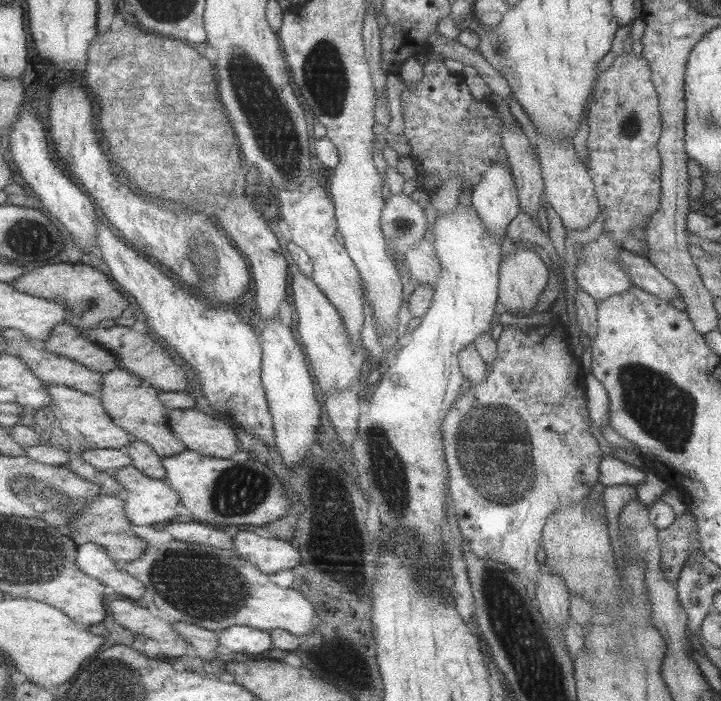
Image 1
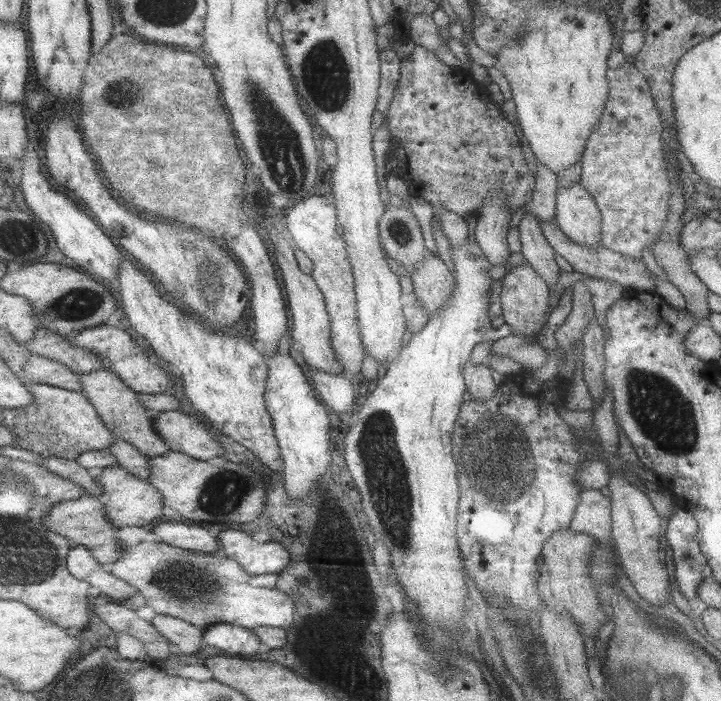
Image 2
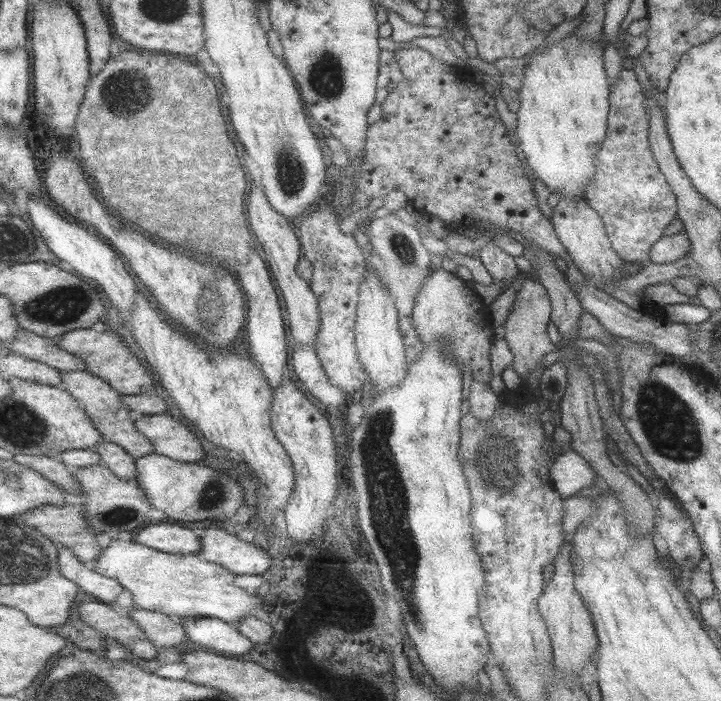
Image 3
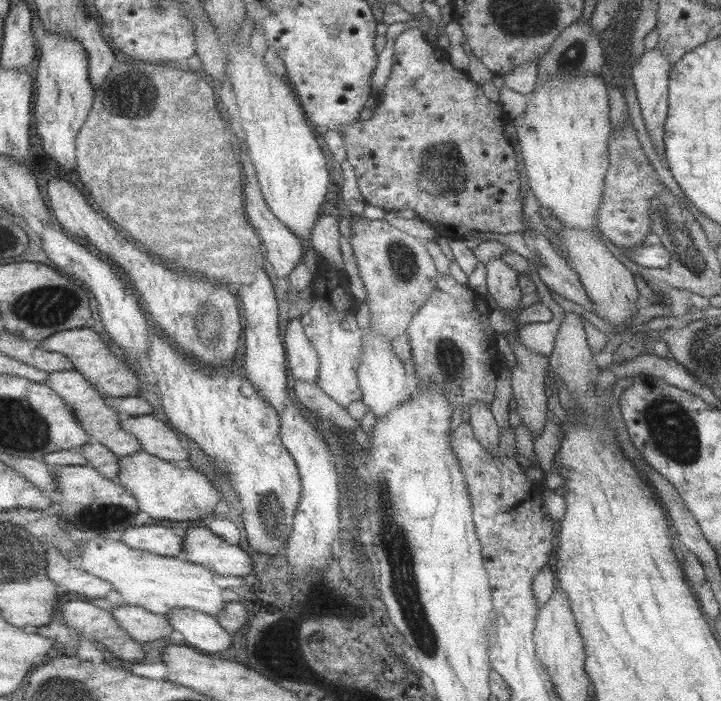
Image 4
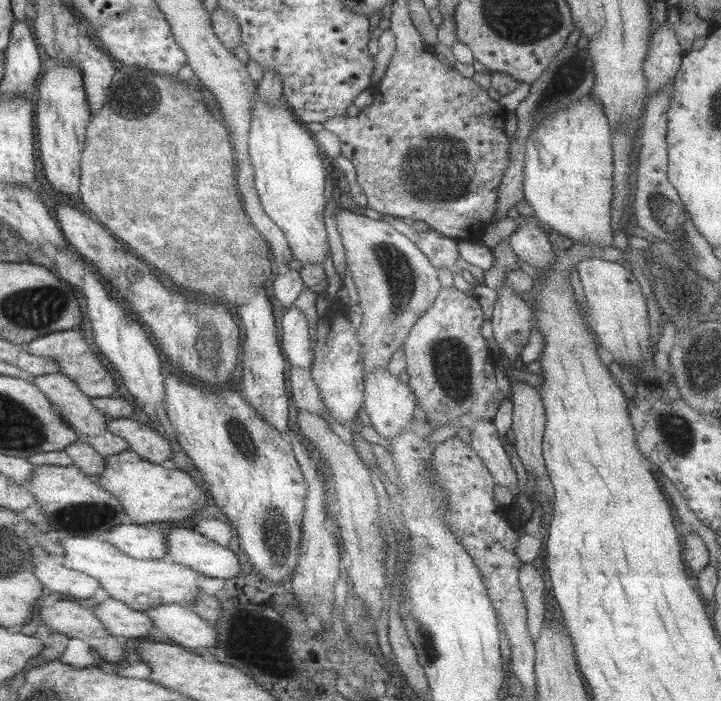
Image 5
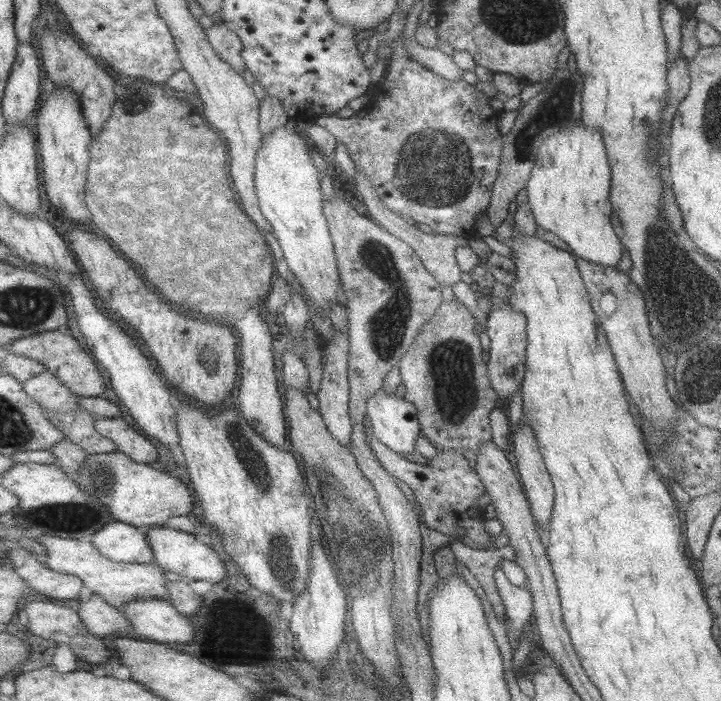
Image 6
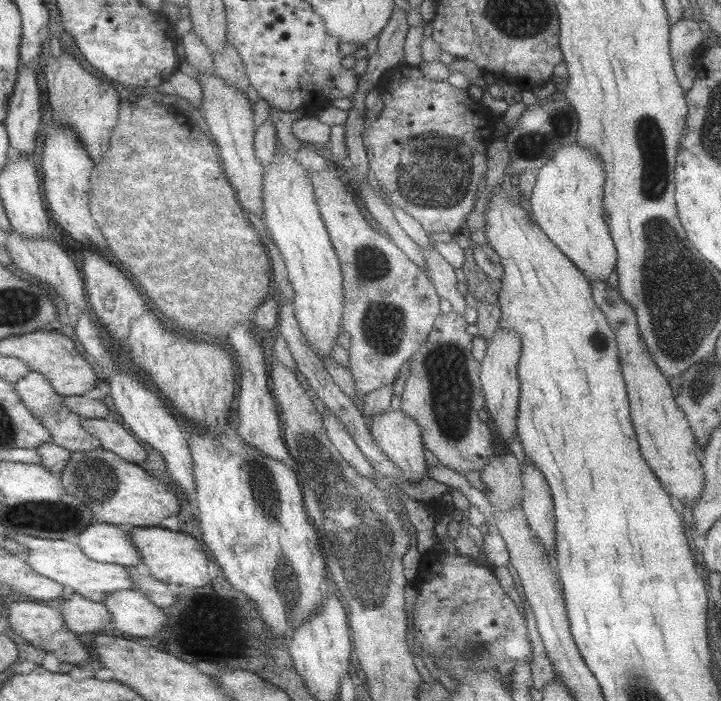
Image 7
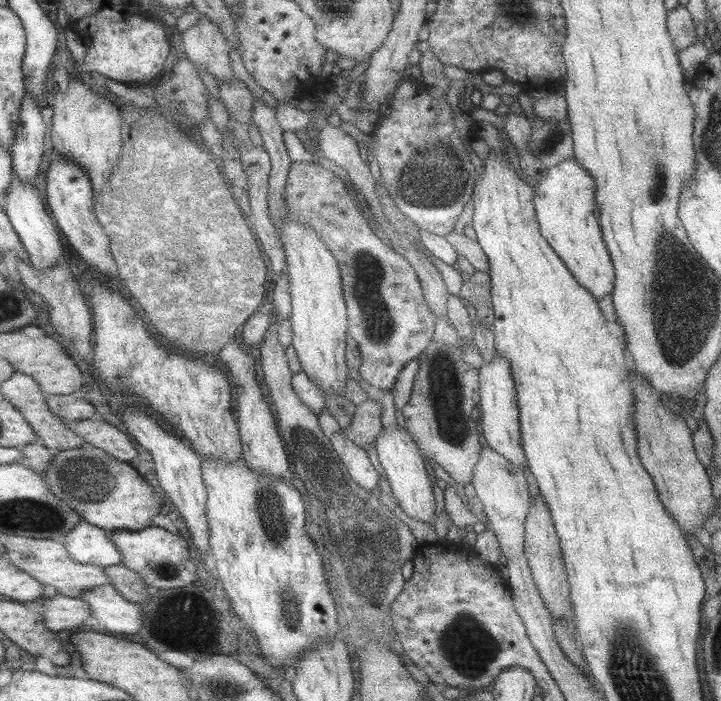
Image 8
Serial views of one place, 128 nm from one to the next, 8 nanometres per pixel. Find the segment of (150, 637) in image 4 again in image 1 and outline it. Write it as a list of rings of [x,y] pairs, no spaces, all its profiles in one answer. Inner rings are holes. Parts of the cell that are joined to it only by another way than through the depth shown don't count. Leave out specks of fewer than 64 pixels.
[[[174,622],[174,627],[198,650],[198,664],[214,660],[220,648],[220,633],[197,624]]]

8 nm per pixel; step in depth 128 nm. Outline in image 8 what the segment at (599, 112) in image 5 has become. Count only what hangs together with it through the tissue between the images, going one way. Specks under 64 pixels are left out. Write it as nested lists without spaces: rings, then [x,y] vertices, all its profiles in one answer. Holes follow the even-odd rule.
[[[572,157],[550,167],[548,175],[535,185],[533,201],[542,236],[562,261],[568,265],[568,269],[572,271],[576,281],[584,286],[598,301],[613,293],[615,284],[614,265],[610,258],[610,251],[608,251],[608,247],[606,247],[606,243],[602,238],[603,234],[598,216],[594,214],[594,210],[598,205],[595,199],[596,181],[594,181],[594,177],[588,173],[588,170],[580,167],[576,163],[576,159]]]

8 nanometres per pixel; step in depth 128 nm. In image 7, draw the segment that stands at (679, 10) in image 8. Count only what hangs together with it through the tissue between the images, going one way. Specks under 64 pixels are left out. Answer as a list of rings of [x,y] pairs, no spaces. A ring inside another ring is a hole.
[[[698,16],[680,18],[669,29],[670,52],[674,60],[676,79],[681,90],[688,92],[697,76],[696,60],[692,54],[704,43],[704,34],[698,24]]]

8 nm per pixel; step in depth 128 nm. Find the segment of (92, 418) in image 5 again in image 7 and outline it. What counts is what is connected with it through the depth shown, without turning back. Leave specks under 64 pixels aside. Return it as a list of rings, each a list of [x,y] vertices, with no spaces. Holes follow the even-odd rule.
[[[38,371],[30,372],[26,378],[14,383],[14,385],[16,385],[16,389],[18,389],[18,392],[22,395],[24,403],[26,403],[28,407],[32,409],[32,412],[35,413],[35,416],[43,420],[43,424],[52,431],[55,438],[54,442],[74,452],[86,452],[103,447],[100,437],[96,437],[96,435],[84,429],[84,418],[64,403],[66,396],[56,391],[56,387],[52,385],[52,381],[48,380],[48,377],[44,373]]]

